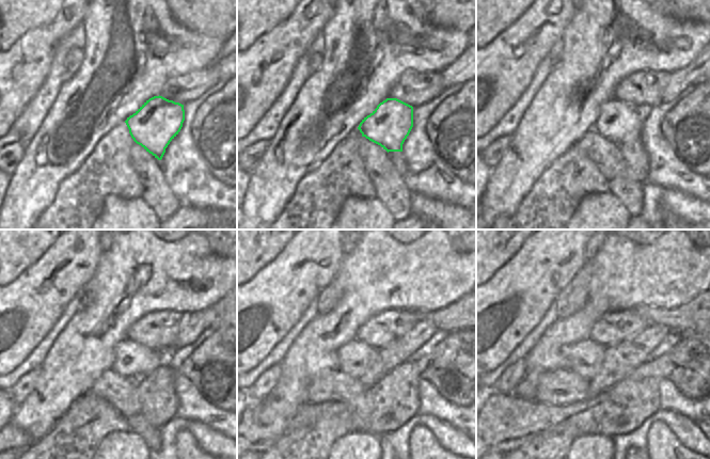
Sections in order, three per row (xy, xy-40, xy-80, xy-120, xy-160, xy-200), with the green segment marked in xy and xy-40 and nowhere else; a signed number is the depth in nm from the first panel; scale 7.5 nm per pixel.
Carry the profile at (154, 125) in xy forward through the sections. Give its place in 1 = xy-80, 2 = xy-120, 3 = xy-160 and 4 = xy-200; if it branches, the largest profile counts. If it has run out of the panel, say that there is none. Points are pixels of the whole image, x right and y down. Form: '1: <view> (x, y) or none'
1: xy-80 (619, 122)
2: xy-120 (131, 360)
3: xy-160 (353, 357)
4: xy-200 (585, 358)

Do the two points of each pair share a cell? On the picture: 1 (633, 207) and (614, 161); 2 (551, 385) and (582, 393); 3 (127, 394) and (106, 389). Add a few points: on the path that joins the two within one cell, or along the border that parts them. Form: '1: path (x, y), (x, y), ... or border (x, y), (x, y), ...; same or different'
1: path (630, 195), (616, 173); same
2: path (558, 386), (574, 388); same
3: path (122, 393), (116, 389), (111, 389); same

